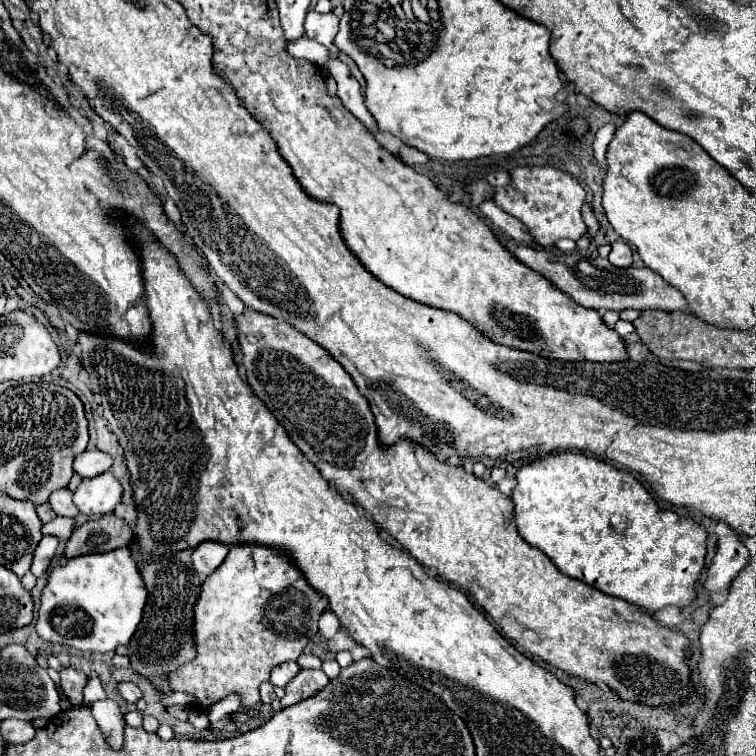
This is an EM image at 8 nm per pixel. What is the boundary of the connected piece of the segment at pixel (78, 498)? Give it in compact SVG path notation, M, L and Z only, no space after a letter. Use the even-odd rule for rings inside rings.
M102 473L92 479L84 479L74 493L74 503L84 515L108 515L122 503L122 485L110 473Z

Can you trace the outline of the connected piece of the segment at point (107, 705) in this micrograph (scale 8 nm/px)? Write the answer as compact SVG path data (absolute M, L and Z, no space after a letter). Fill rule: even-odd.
M110 699L96 701L96 703L92 703L92 713L94 713L94 719L100 725L102 733L106 735L106 739L108 741L120 739L120 745L122 745L122 729L126 723L124 723L124 715L122 715L118 703L110 701Z

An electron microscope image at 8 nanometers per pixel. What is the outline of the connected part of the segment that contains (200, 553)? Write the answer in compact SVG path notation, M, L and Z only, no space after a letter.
M202 541L192 553L192 565L198 573L210 575L214 573L224 557L228 555L228 545L220 545L220 541Z

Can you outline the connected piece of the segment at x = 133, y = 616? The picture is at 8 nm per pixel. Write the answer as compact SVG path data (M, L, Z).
M128 547L68 559L64 565L56 565L48 575L36 625L38 635L80 651L110 653L118 645L128 645L142 621L146 595L142 575Z

